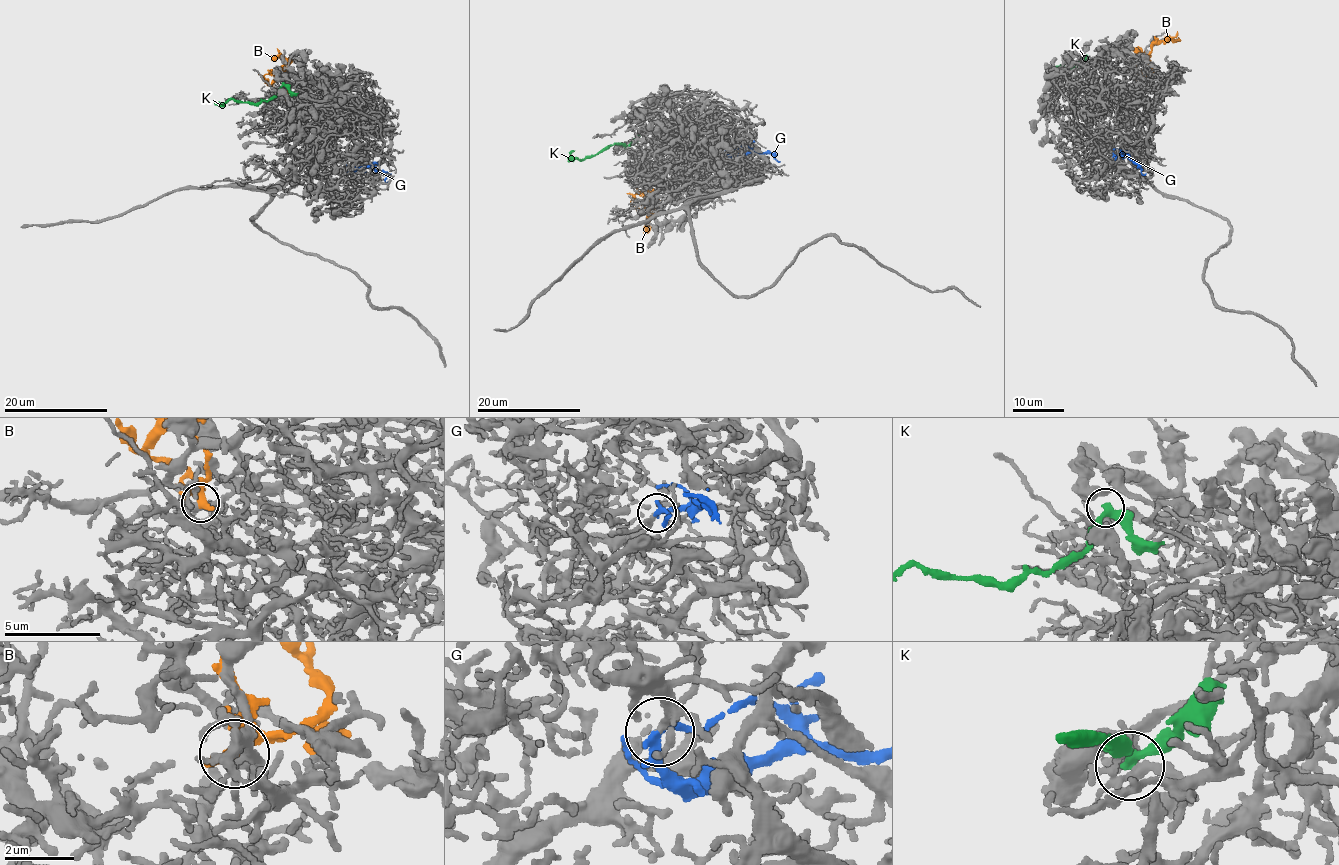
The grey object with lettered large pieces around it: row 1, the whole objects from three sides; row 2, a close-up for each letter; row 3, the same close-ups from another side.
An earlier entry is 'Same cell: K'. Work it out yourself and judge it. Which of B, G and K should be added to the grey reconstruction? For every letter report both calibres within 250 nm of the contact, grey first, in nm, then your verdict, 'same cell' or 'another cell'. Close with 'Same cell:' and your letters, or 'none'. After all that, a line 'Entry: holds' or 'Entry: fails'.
B: calibres 360 and 400 nm; another cell
G: calibres 220 and 240 nm; same cell
K: calibres 200 and 280 nm; another cell
Same cell: G
Entry: fails

